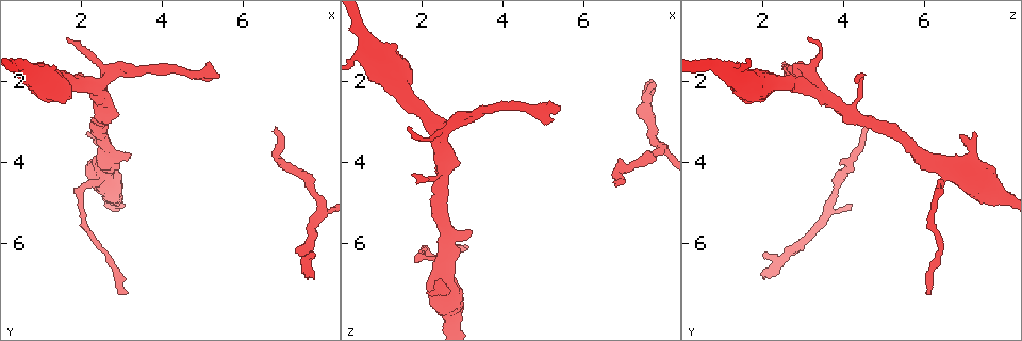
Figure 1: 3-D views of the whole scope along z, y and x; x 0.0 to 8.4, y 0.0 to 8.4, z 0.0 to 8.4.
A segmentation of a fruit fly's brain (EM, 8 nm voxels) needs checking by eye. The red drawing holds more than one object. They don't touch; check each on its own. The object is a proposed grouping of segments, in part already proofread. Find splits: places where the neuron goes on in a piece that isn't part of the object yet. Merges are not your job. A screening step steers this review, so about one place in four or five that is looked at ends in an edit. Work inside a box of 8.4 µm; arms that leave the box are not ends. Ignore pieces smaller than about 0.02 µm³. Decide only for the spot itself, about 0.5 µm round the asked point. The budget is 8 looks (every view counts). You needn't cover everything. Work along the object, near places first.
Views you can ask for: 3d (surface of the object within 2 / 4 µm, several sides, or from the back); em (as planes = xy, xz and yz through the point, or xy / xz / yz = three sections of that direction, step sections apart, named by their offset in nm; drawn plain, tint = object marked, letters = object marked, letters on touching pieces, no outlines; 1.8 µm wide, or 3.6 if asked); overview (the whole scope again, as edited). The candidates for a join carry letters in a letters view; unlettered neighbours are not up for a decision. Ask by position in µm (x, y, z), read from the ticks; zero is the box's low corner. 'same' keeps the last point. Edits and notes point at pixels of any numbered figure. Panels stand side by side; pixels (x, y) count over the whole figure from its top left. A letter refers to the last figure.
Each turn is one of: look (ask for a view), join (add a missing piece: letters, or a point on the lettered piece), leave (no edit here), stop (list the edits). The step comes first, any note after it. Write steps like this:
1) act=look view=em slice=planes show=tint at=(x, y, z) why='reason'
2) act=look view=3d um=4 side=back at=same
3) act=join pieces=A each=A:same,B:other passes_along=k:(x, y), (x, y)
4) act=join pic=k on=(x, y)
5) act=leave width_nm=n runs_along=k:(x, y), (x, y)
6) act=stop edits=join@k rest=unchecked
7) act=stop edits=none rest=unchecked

act=look view=3d um=2 at=(5.40, 1.90, 2.70) why='long arm stops here'

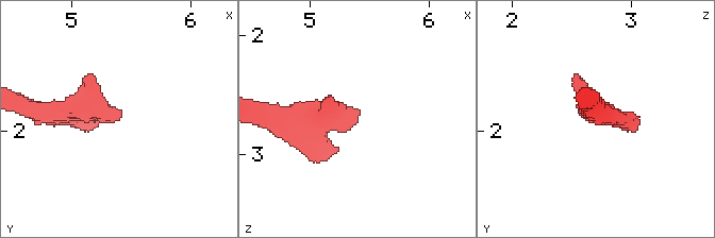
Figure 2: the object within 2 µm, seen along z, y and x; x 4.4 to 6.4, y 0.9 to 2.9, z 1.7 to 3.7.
act=look view=em slice=planes show=letters at=(5.38, 1.90, 2.72)

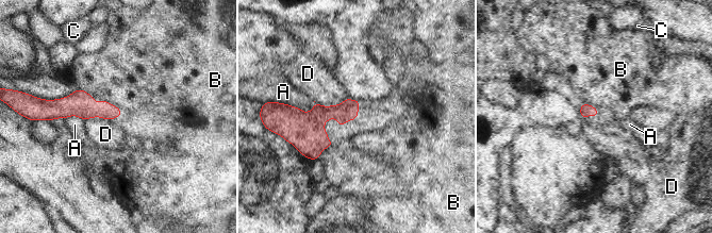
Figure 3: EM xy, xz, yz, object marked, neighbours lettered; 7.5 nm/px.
act=leave each=A:other,B:other,C:other,D:other border=3:(346, 97), (326, 106), (314, 101) found='none of them fits'

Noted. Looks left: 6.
act=look view=3d um=4 at=(7.80, 6.85, 2.00) why='an open end'

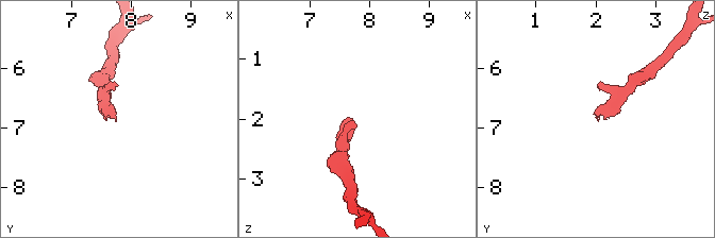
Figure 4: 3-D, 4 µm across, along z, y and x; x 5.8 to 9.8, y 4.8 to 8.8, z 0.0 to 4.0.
act=look view=em slice=planes show=plain at=(7.75, 6.90, 2.05)

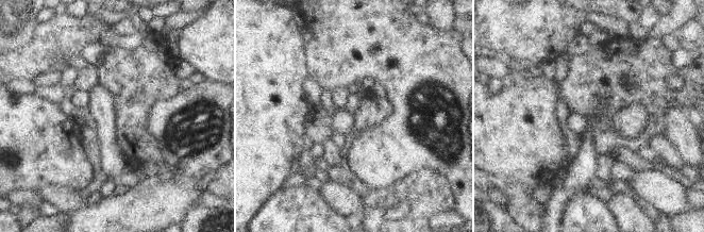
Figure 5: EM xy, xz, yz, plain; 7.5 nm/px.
act=look view=em slice=planes show=letters at=same why='see the neighbours'

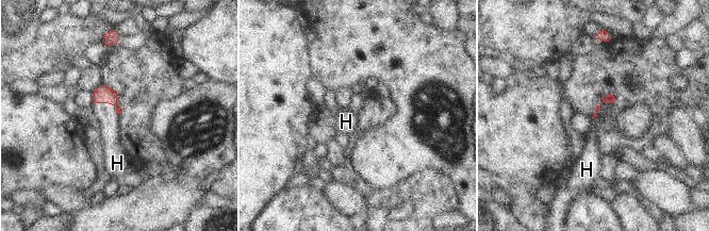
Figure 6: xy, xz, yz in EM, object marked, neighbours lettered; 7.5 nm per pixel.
act=join pieces=H longest_contact=H:220nm each=H:same found='the neuron continues'

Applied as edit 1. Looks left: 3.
act=look view=overview why='see it whole again'

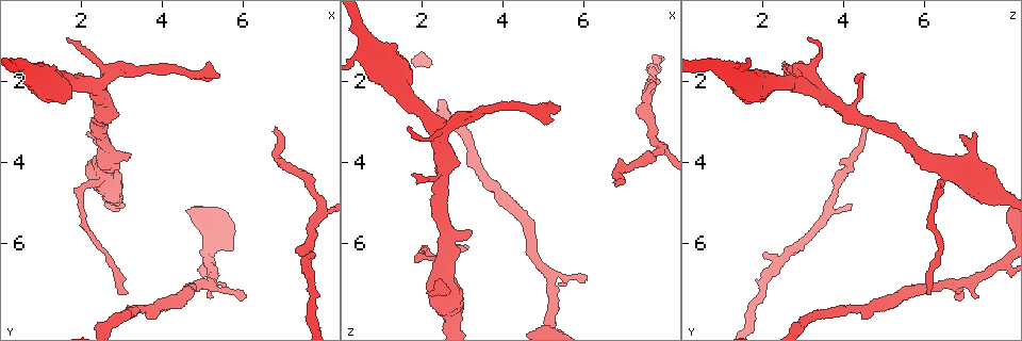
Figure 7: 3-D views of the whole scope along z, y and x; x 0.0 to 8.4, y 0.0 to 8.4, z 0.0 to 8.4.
act=look view=em slice=xz step=8 show=letters at=(5.25, 7.30, 7.35) why='branch stops here'

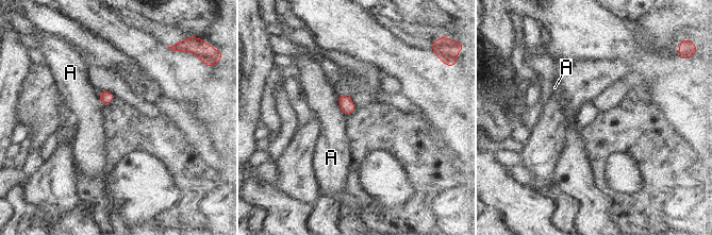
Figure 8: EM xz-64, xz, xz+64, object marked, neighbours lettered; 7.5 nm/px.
act=look view=em slice=planes show=letters at=same

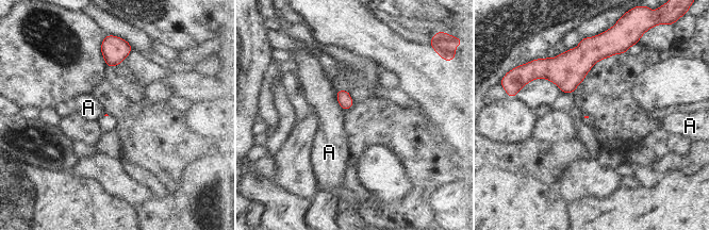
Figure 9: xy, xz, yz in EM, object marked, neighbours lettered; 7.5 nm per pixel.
act=leave each=A:other border=9:(334, 94), (337, 103), (344, 110) found='none of them fits'

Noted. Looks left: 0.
act=stop edits=join@6 rest=unchecked

